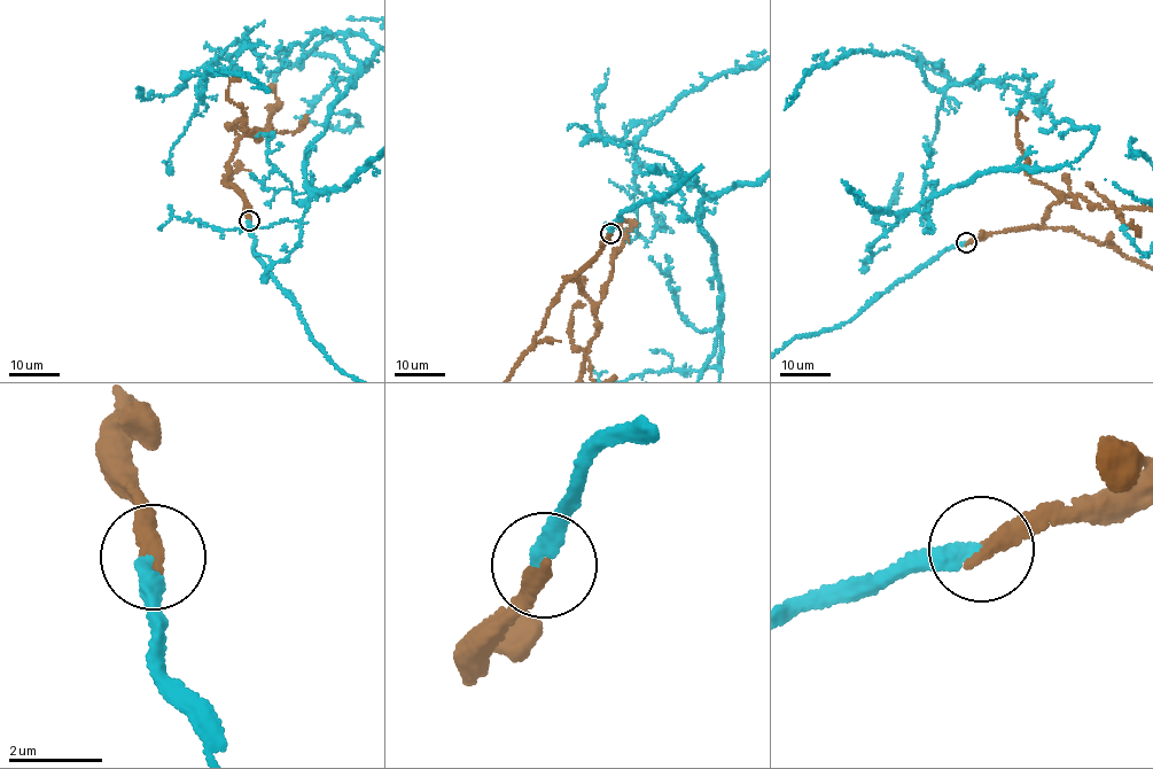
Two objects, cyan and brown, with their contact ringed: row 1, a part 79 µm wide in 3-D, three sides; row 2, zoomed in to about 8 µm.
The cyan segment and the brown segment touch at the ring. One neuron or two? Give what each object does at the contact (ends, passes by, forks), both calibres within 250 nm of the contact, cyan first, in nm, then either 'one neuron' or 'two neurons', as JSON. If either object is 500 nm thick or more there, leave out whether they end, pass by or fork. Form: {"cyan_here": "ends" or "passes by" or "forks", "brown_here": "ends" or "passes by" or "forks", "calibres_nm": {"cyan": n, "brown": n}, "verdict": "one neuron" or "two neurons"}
{"cyan_here": "ends", "brown_here": "ends", "calibres_nm": {"cyan": 320, "brown": 400}, "verdict": "one neuron"}

